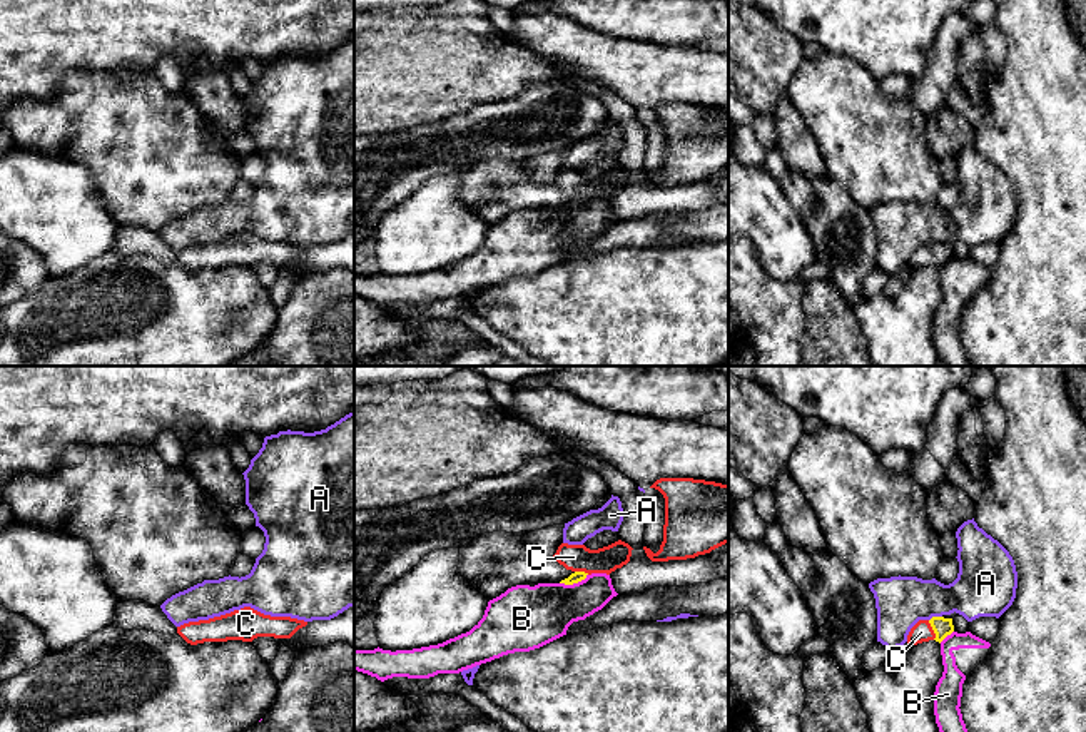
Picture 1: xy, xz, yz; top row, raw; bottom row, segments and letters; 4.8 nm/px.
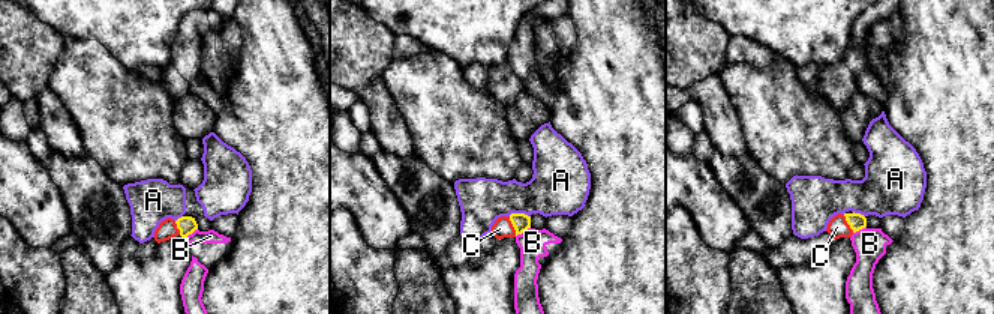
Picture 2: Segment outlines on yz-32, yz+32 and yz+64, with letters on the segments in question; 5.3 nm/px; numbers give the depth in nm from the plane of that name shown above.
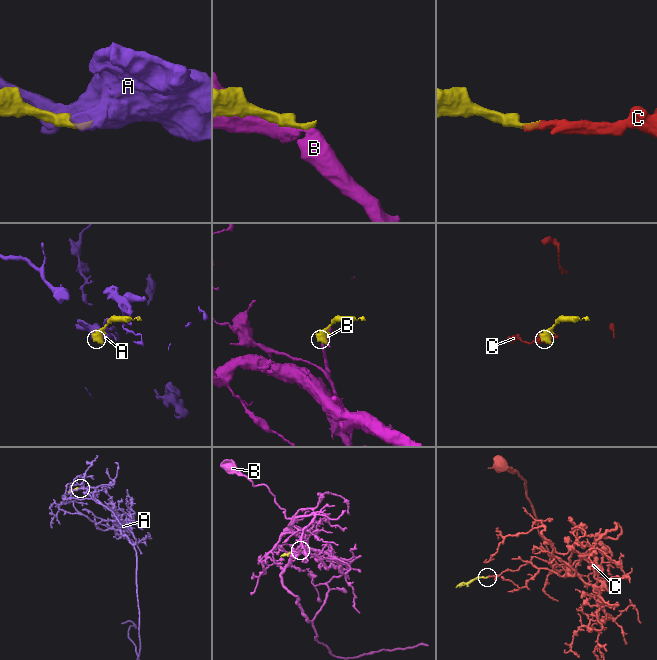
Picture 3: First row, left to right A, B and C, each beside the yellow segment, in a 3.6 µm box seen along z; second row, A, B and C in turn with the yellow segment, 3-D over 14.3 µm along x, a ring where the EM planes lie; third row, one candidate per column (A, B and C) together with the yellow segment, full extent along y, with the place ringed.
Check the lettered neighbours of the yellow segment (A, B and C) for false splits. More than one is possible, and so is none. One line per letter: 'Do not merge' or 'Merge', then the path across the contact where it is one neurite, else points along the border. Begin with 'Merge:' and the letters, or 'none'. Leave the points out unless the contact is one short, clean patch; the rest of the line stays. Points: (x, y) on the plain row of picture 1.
Merge: C
A: Do not merge
B: Do not merge
C: Merge. Path across: yz (943, 253), (933, 254), (921, 258)

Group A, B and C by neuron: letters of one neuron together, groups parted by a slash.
A / B / C

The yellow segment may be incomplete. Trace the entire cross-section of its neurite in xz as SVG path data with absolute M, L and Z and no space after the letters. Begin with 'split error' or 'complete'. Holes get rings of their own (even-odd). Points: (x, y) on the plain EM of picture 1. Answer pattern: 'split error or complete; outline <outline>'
split error; outline M622 165L598 175L590 175L585 170L561 169L553 184L573 199L560 209L573 211L591 199L610 201L630 187L632 175L633 174Z

